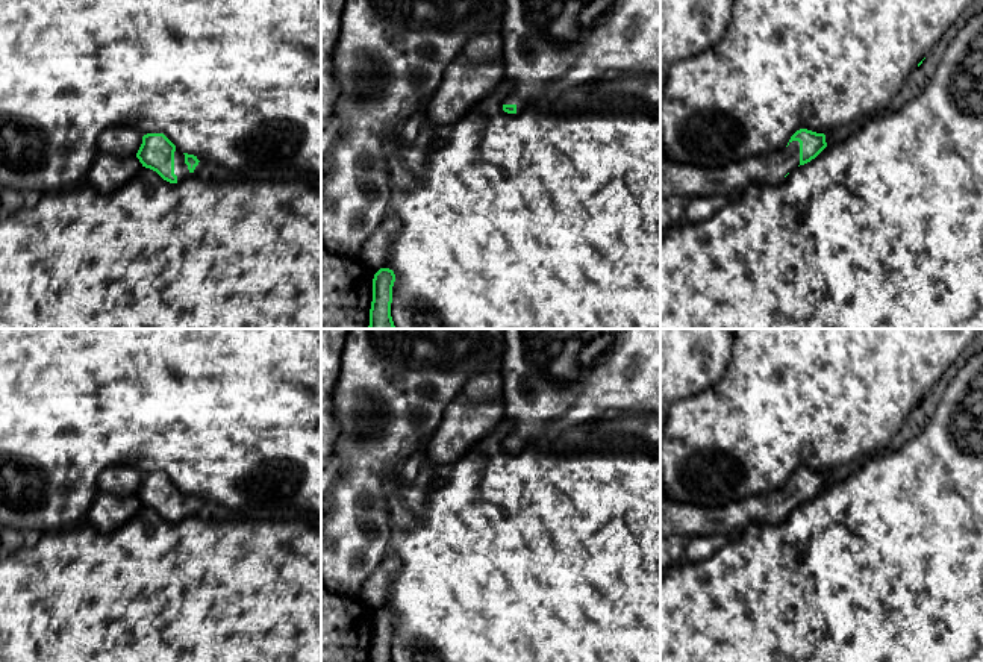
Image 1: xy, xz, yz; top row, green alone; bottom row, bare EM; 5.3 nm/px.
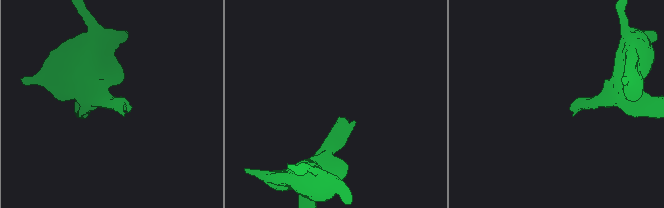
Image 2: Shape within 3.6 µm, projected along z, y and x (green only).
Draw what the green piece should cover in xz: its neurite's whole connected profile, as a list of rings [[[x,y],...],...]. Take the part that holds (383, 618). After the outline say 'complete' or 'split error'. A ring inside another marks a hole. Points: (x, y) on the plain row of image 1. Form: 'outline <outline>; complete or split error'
outline [[[380,607],[374,614],[370,662],[394,662],[391,656],[394,621],[395,614],[389,607]]]; complete

